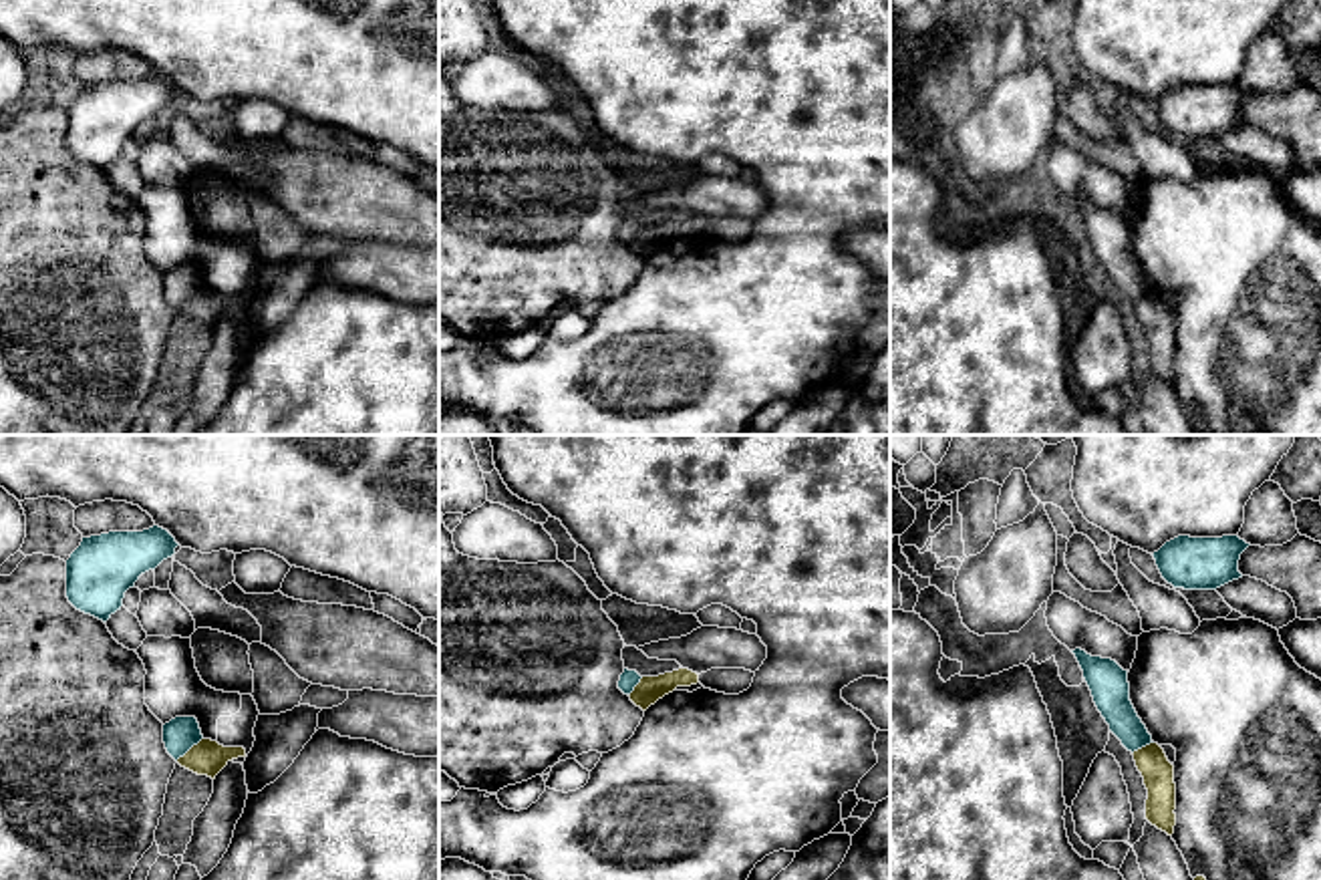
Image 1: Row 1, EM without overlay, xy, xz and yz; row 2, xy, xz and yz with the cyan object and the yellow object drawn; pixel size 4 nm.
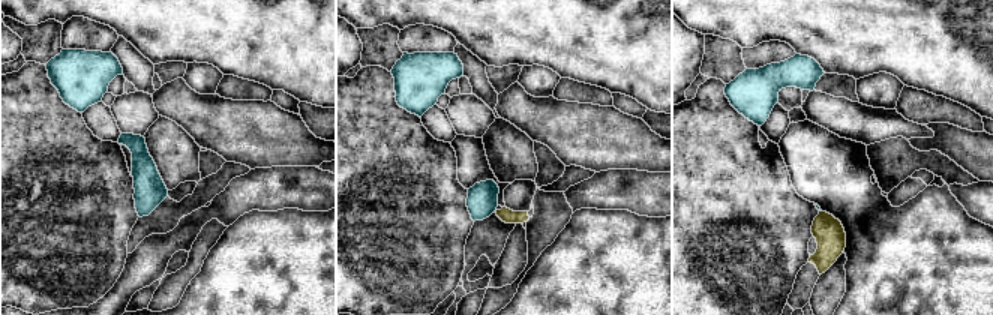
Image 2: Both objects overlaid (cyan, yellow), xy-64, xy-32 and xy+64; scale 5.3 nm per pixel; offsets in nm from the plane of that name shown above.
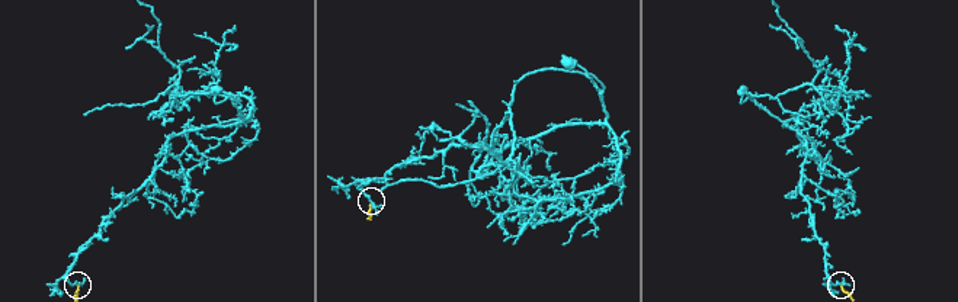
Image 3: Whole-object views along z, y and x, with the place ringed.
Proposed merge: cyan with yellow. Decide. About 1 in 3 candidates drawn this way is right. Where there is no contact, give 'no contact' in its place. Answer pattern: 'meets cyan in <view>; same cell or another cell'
meets cyan in xy; another cell

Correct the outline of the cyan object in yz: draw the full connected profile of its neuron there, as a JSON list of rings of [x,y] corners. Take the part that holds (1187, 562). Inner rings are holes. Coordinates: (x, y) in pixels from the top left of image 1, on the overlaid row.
[[[1178,536],[1154,552],[1162,578],[1174,588],[1216,590],[1242,578],[1240,554],[1249,548],[1238,536],[1190,538]]]

